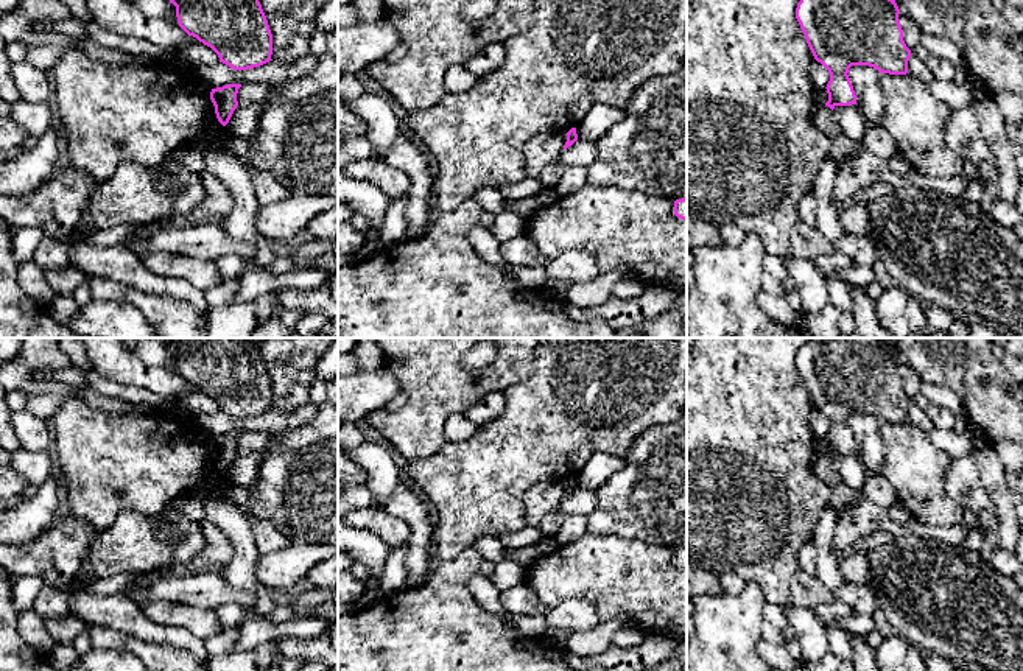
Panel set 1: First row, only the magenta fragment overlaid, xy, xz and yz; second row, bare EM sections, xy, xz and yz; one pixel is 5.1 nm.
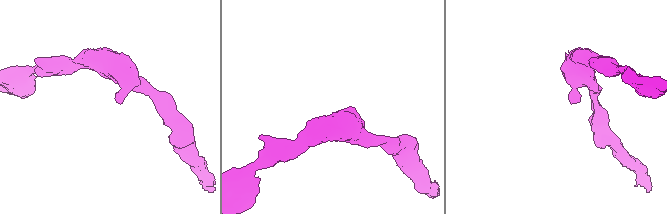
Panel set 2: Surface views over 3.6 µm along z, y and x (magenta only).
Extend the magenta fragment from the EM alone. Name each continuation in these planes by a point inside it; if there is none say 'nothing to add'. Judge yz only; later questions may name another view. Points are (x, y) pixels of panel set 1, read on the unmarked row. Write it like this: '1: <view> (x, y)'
nothing to add

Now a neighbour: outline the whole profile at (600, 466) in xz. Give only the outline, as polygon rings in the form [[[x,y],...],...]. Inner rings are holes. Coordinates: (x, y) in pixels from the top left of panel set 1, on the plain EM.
[[[596,451],[590,456],[585,467],[576,475],[579,489],[596,490],[612,473],[626,462],[624,456]]]

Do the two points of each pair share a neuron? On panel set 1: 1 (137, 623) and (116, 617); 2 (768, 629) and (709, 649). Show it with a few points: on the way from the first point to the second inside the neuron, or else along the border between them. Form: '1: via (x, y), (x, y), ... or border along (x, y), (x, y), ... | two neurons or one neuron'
1: via (133, 620), (120, 617) | one neuron
2: border along (765, 621), (760, 637) | two neurons

